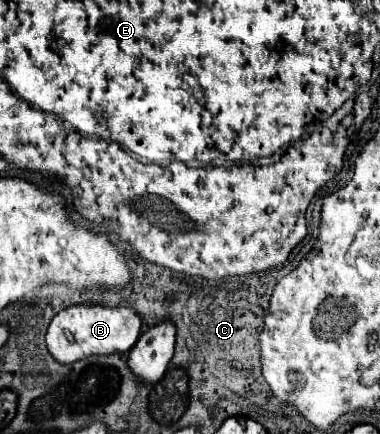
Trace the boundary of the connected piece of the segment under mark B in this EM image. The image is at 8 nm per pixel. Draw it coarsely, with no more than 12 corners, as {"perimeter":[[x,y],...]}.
{"perimeter":[[71,305],[47,331],[59,363],[125,353],[141,335],[131,307]]}

